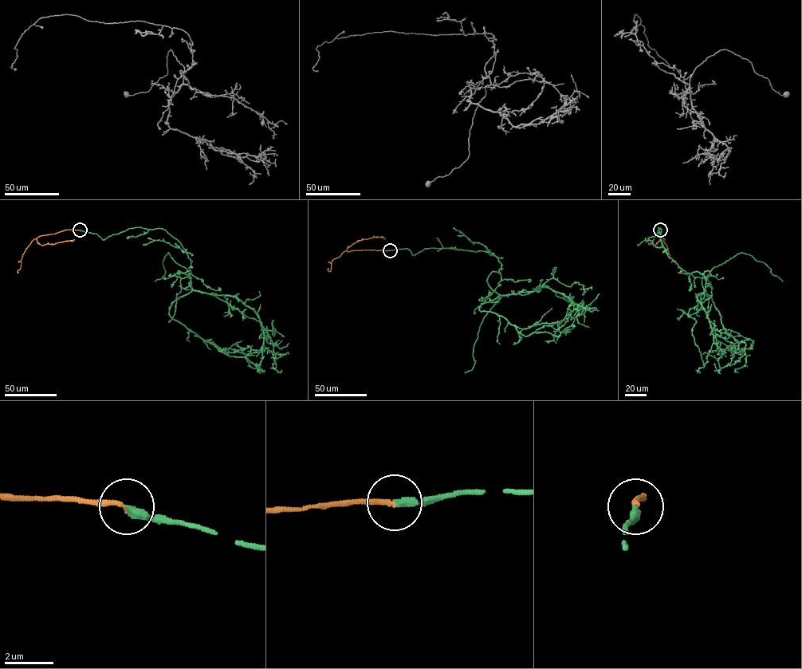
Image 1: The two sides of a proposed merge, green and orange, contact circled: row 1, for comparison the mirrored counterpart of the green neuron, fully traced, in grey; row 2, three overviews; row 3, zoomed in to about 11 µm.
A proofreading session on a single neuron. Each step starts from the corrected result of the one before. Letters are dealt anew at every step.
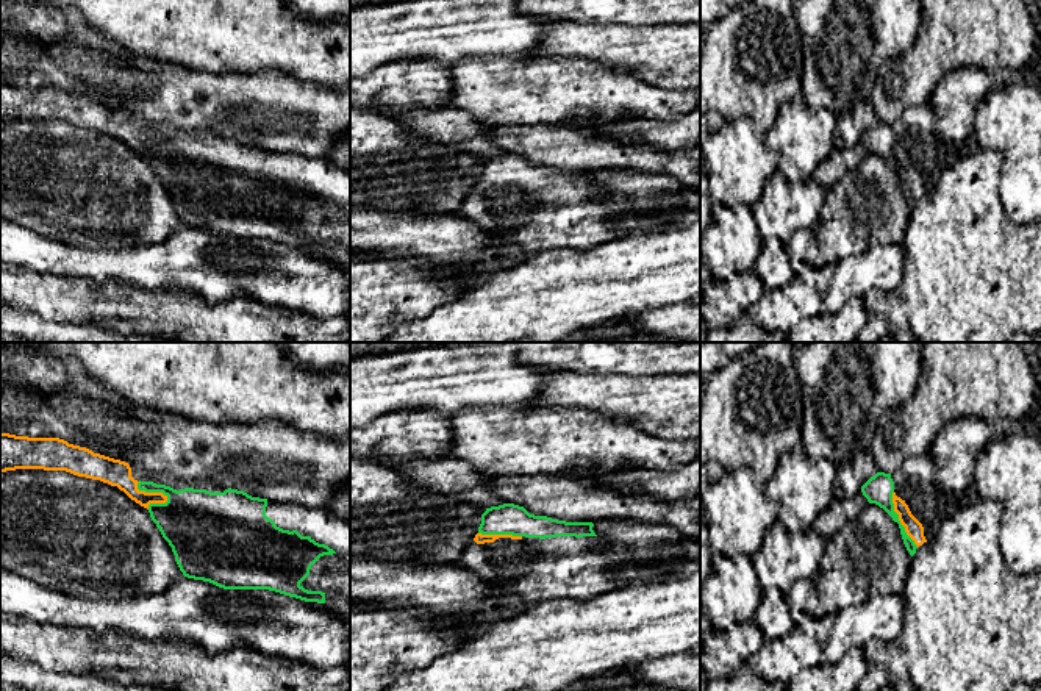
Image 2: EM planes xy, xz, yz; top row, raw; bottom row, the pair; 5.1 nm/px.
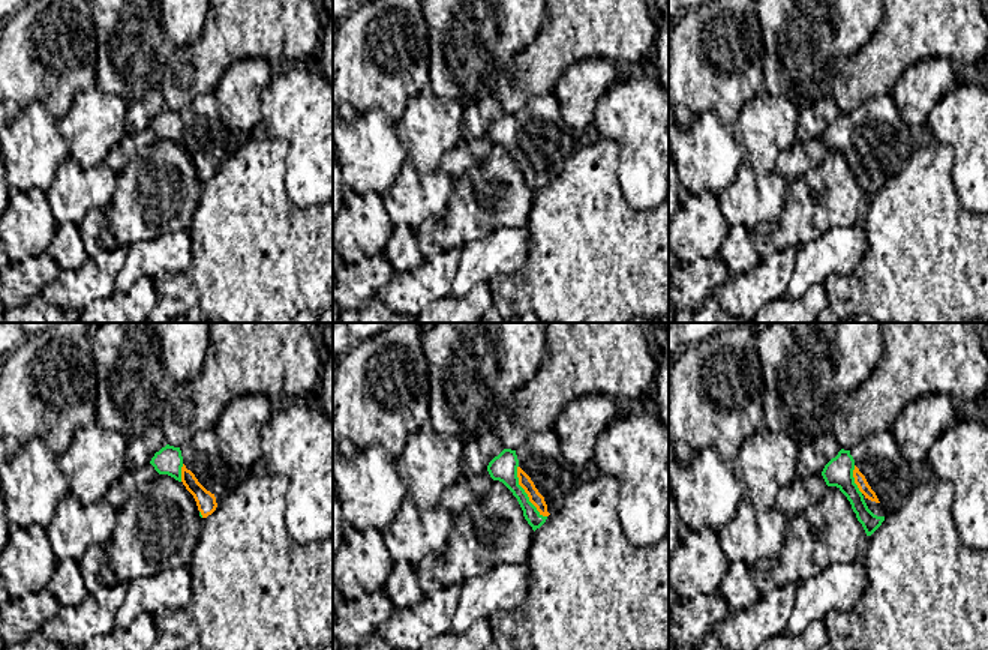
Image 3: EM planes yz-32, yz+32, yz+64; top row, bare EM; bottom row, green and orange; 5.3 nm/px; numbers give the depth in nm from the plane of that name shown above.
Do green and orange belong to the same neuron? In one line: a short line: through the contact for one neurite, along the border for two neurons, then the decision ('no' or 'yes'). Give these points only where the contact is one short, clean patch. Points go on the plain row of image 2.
yes

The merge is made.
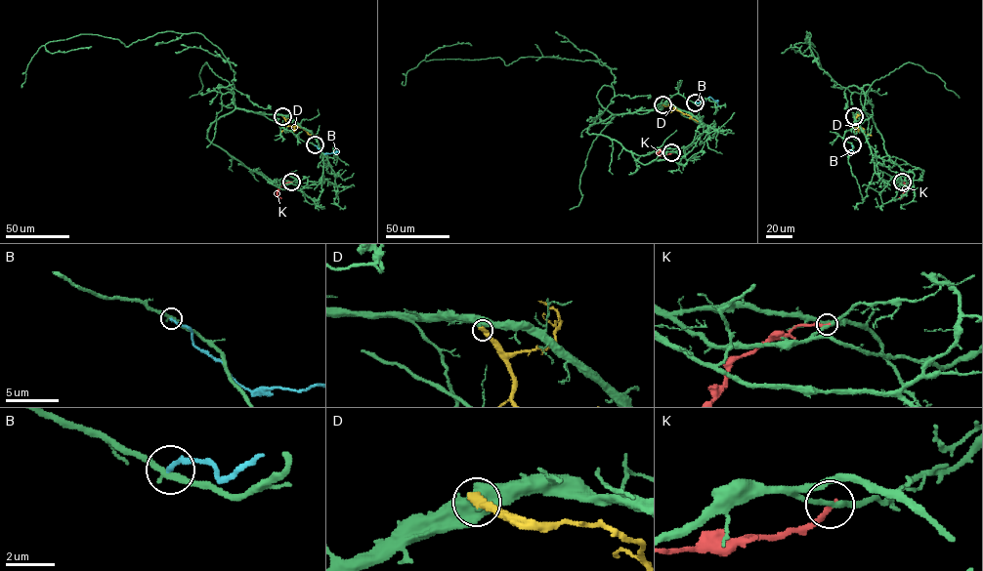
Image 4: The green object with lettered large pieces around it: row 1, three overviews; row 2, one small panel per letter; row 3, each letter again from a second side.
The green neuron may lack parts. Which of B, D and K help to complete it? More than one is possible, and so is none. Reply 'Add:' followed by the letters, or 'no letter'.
Add: no letter

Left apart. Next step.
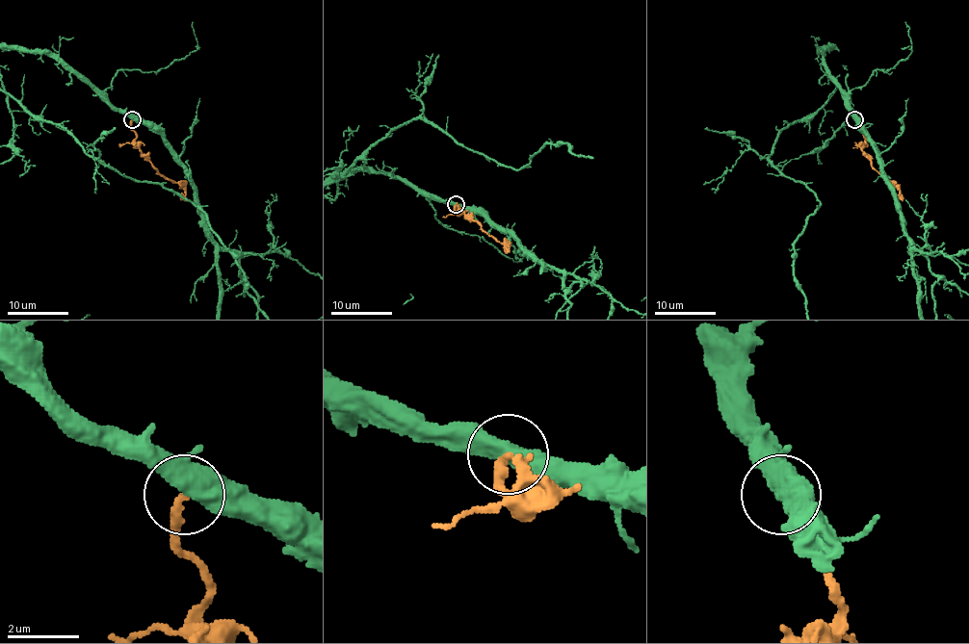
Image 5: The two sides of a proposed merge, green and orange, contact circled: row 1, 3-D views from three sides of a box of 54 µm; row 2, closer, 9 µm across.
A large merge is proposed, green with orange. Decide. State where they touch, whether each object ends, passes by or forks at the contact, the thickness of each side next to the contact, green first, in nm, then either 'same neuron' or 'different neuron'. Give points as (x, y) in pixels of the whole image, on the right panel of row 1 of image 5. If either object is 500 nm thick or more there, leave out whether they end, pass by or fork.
at (854, 119); green forks there; orange ends there; 440 nm thick on the green side, 220 nm on the other; different neuron

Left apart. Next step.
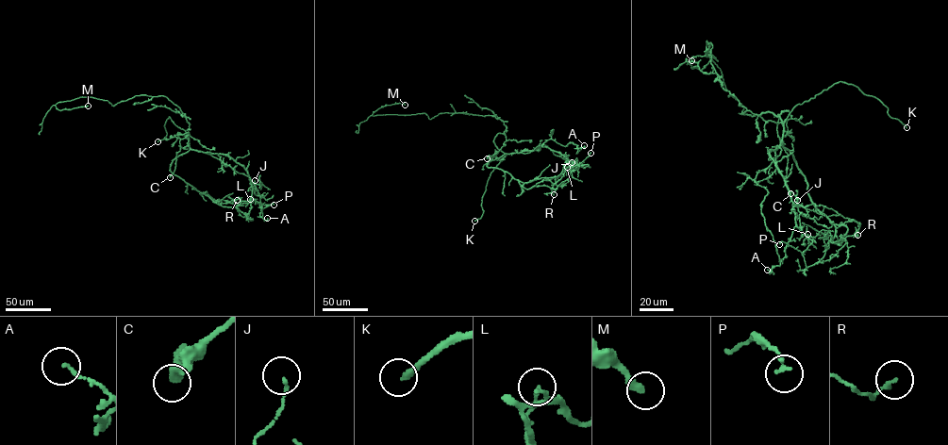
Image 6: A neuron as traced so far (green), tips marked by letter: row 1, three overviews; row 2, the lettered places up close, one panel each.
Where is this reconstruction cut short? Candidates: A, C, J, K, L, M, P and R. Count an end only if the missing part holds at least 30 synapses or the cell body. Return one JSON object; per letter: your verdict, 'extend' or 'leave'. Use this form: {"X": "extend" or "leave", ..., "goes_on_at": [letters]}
{"A": "leave", "C": "leave", "J": "leave", "K": "extend", "L": "leave", "M": "leave", "P": "leave", "R": "leave", "goes_on_at": ["K"]}

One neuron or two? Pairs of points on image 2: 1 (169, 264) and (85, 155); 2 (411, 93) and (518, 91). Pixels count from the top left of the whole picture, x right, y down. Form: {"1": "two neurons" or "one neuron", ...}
{"1": "two neurons", "2": "two neurons"}

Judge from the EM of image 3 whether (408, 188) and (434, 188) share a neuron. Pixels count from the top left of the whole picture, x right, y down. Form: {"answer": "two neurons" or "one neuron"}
{"answer": "one neuron"}

